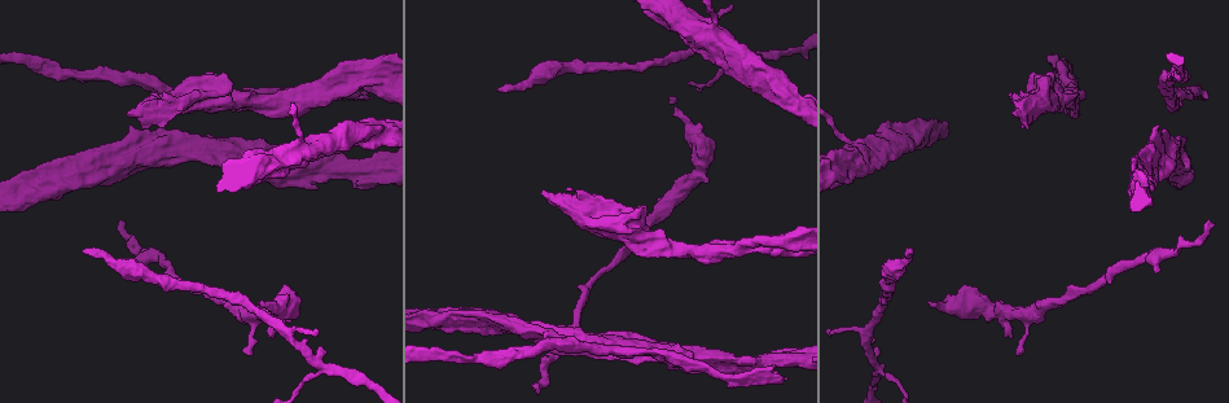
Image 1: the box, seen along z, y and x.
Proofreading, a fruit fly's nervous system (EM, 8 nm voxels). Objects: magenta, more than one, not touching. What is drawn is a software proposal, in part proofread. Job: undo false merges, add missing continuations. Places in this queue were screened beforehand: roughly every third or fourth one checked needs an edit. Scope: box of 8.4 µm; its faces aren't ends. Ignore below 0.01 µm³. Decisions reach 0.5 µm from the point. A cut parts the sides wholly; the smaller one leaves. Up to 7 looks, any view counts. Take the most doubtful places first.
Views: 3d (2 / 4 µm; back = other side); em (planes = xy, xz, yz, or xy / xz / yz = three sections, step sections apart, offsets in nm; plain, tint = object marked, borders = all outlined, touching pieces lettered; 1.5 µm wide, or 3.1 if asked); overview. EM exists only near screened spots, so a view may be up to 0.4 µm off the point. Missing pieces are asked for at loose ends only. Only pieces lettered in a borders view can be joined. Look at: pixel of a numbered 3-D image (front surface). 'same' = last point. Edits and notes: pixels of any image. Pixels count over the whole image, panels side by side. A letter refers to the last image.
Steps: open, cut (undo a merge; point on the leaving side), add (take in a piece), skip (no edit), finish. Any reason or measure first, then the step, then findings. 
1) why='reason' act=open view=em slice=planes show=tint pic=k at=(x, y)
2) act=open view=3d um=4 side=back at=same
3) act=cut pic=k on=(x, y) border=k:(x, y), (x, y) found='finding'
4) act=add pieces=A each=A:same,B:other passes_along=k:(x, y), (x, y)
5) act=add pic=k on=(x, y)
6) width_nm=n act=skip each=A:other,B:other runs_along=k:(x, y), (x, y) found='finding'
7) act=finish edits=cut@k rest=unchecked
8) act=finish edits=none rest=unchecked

why='thin end' act=open view=em slice=planes show=borders pic=1 at=(85, 251)

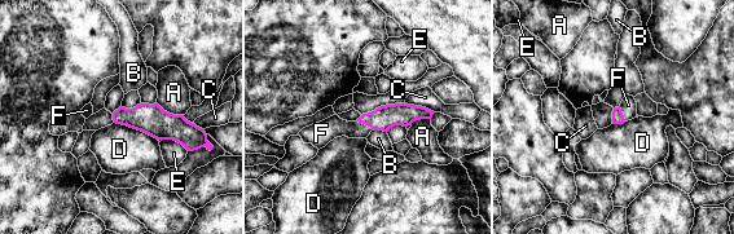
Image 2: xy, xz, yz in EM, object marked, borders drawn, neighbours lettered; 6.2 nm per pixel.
act=add pieces=F each=A:other,B:other,C:other,D:other,E:other,F:same passes_along=2:(383, 118), (365, 124), (333, 127) found='the neuron continues'

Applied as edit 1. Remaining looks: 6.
why='branch stops here' act=open view=3d um=2 side=back pic=1 at=(903, 150)

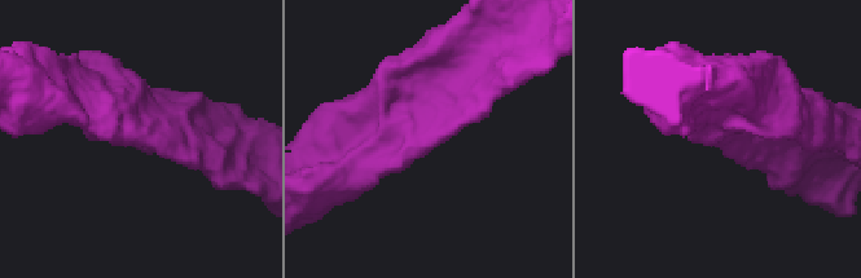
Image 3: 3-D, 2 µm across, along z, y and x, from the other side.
act=open view=em slice=planes show=borders pic=3 at=(716, 146)

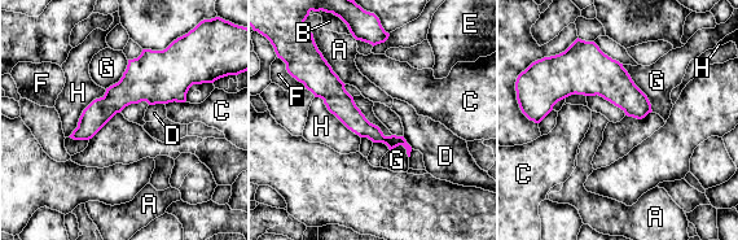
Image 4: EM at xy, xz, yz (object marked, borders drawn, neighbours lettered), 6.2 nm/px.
act=skip each=A:other,B:other,C:other,D:other,E:other,F:other,G:other,H:other runs_along=4:(329, 72), (367, 130), (402, 142) found='no lettered piece goes on from it'

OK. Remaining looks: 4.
why='free end' act=open view=3d um=2 pic=1 at=(677, 108)

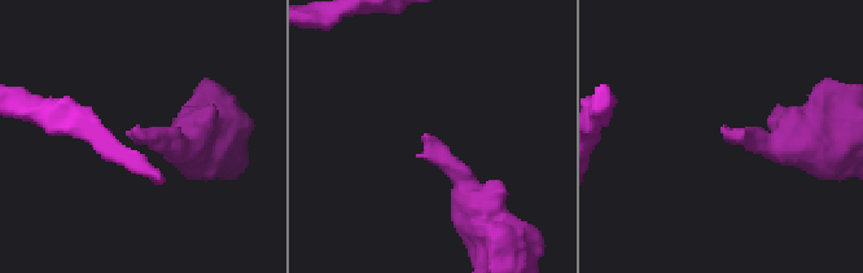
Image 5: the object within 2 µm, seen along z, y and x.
act=open view=em slice=planes show=borders pic=5 at=(720, 129)

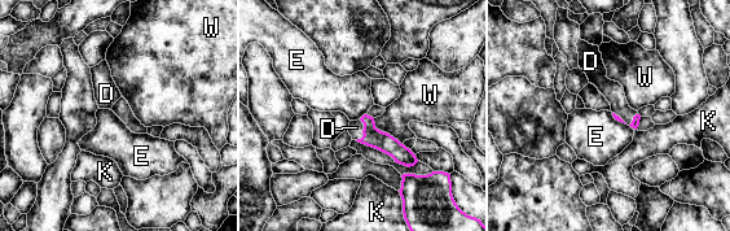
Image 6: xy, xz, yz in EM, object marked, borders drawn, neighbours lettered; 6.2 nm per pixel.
act=add pieces=D each=D:same,E:other,K:other,W:other passes_along=6:(374, 138), (363, 131), (356, 127) found='the neuron continues'

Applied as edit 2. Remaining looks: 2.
act=finish edits=add@2,add@6 rest=unchecked

